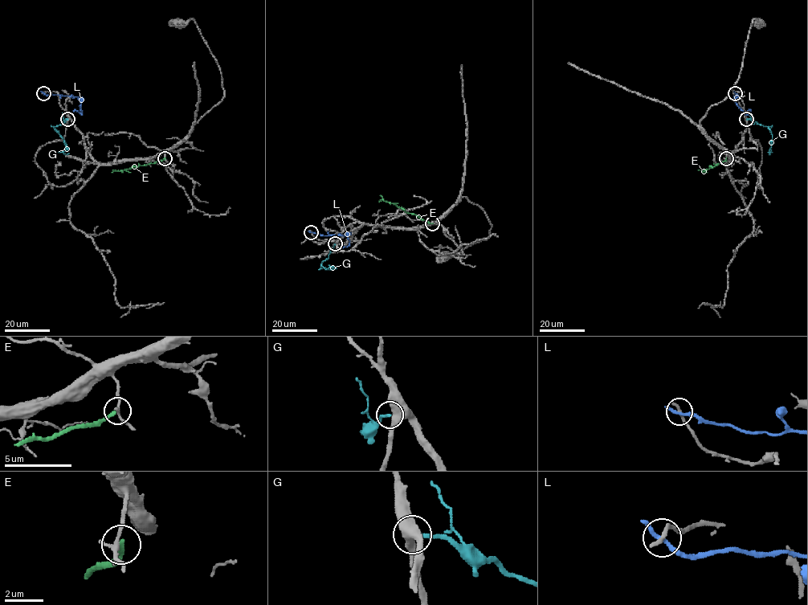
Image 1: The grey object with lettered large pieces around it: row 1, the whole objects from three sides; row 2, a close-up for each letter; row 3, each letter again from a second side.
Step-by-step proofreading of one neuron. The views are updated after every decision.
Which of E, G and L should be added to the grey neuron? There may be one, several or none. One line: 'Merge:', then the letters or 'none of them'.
Merge: none of them

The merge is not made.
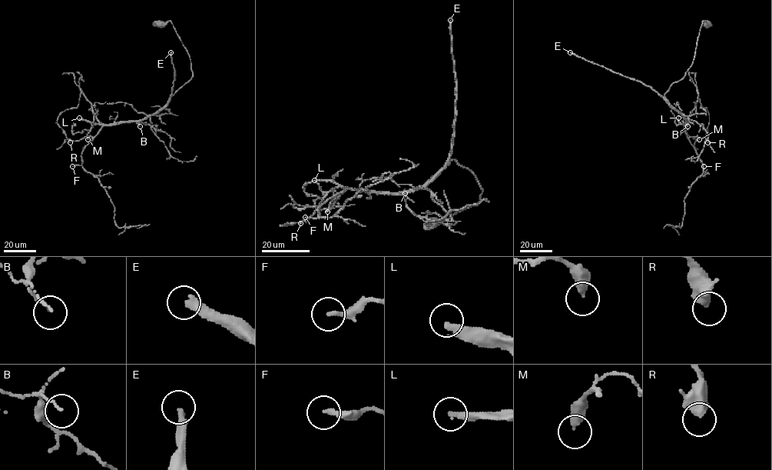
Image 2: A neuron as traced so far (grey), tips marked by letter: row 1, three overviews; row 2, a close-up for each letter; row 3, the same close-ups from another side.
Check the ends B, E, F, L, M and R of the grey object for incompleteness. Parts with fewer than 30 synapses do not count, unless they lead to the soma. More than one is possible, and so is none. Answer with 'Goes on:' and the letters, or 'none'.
Goes on: E, L

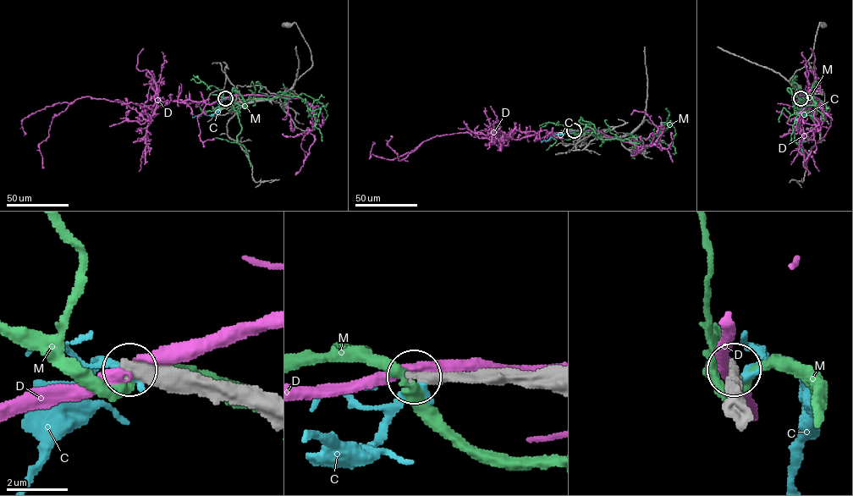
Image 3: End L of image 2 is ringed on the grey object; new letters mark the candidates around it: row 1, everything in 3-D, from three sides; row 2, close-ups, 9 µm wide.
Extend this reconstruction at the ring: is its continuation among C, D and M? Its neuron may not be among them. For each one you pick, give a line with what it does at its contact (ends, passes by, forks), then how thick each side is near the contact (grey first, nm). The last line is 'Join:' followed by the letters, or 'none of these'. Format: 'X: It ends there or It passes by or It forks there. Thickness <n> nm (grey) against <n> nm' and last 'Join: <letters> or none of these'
Join: none of these

